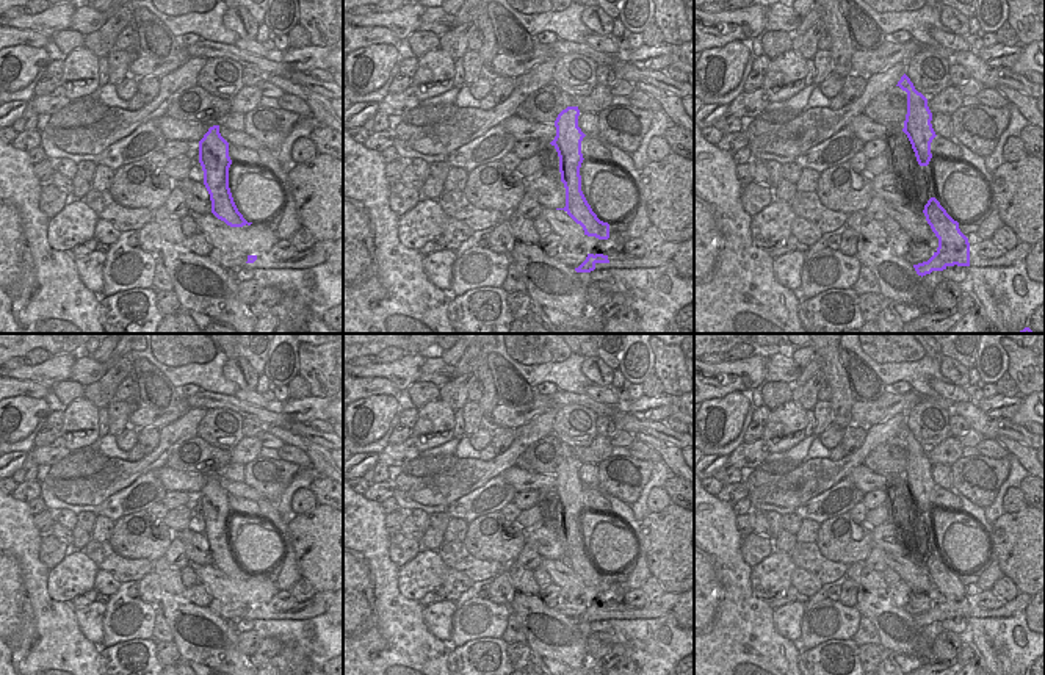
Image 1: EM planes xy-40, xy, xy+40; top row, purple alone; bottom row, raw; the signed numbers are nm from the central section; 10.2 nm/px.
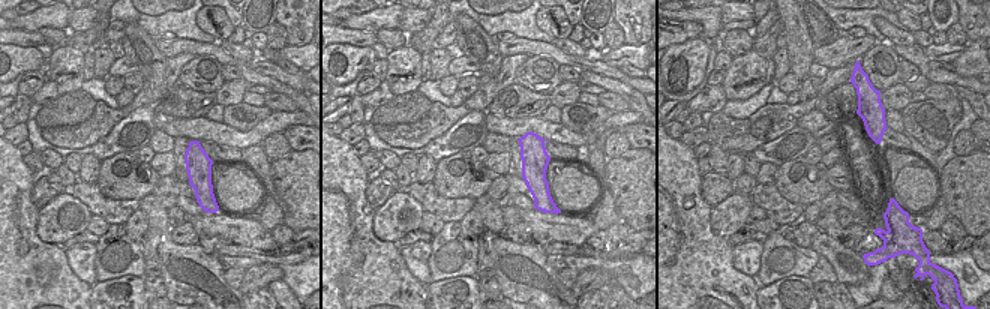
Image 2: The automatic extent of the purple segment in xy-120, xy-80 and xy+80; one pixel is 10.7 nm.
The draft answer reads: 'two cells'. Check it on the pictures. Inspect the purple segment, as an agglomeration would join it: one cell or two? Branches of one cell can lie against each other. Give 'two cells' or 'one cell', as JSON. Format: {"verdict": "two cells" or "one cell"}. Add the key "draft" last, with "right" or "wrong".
{"verdict": "two cells", "draft": "right"}

